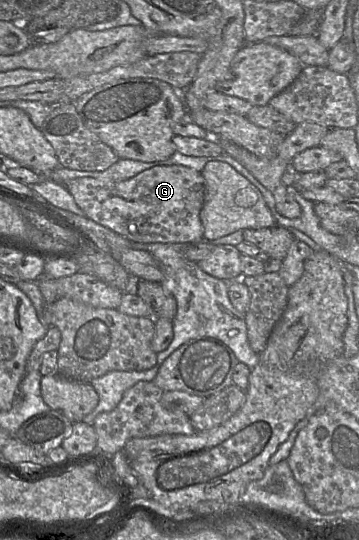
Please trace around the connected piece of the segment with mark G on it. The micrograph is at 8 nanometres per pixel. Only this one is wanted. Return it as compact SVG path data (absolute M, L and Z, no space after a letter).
M182 165L155 166L124 181L75 178L63 185L85 217L109 228L131 242L198 243L204 239L200 211L204 204L205 179Z

